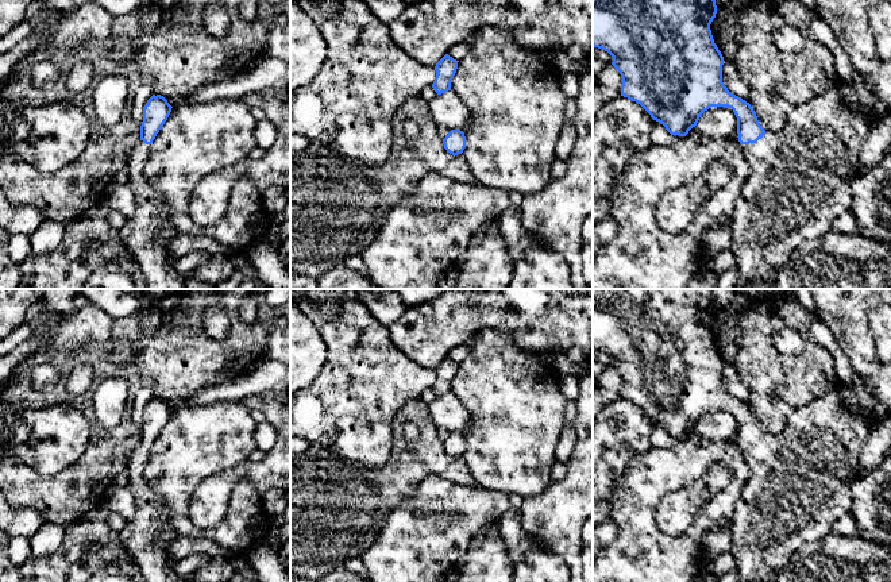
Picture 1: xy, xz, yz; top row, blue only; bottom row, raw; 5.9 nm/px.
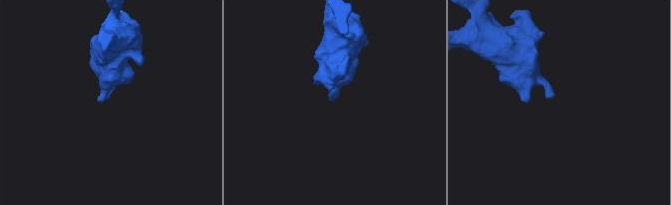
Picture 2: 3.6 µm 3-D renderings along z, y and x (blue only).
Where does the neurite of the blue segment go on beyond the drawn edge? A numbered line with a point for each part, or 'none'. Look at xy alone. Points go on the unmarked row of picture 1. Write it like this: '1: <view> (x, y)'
1: xy (147, 536)

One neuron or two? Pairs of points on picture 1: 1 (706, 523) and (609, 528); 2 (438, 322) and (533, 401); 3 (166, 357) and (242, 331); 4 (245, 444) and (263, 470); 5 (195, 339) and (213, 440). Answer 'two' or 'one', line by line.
1: two
2: two
3: one
4: two
5: two

